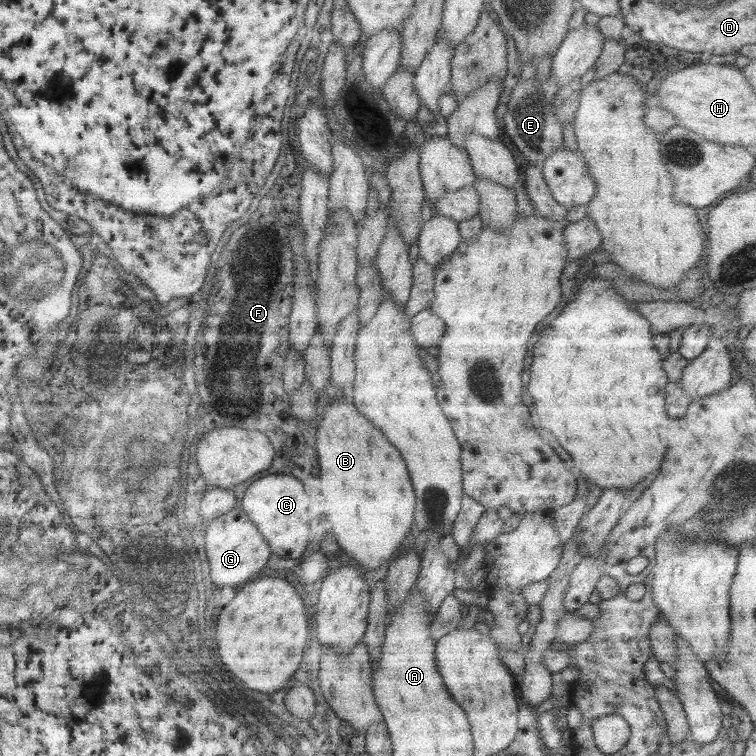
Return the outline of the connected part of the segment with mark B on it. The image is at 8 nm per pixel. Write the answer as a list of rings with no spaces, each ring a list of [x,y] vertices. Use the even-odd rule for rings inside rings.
[[[329,399],[328,406],[323,408],[321,417],[317,421],[317,432],[315,432],[315,450],[319,458],[319,480],[323,482],[323,490],[327,496],[335,496],[343,508],[329,508],[329,522],[331,522],[331,534],[335,536],[335,542],[339,548],[357,562],[361,576],[365,577],[367,572],[383,564],[385,560],[393,558],[397,554],[401,542],[409,530],[414,526],[413,506],[415,496],[407,478],[407,470],[399,452],[383,438],[383,434],[373,428],[352,404],[345,399]]]

